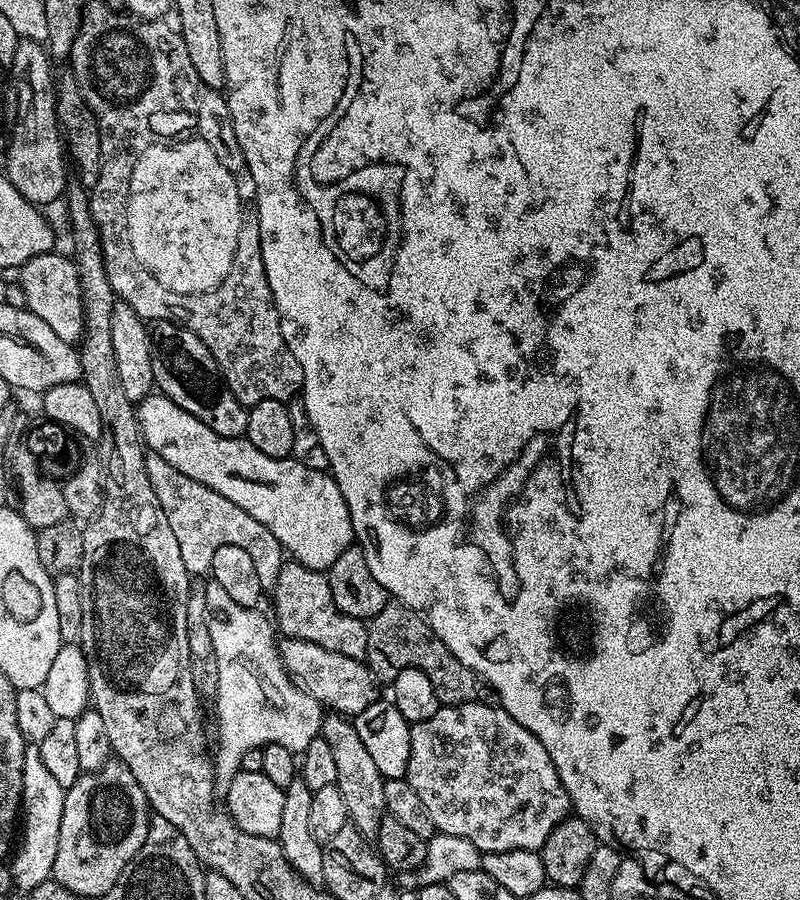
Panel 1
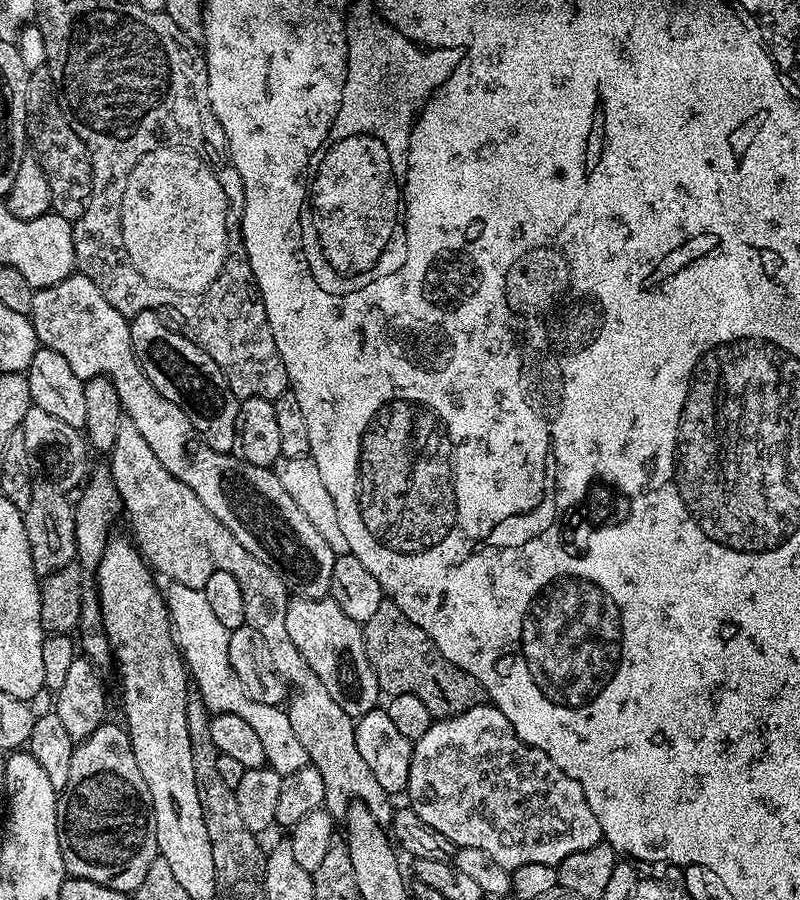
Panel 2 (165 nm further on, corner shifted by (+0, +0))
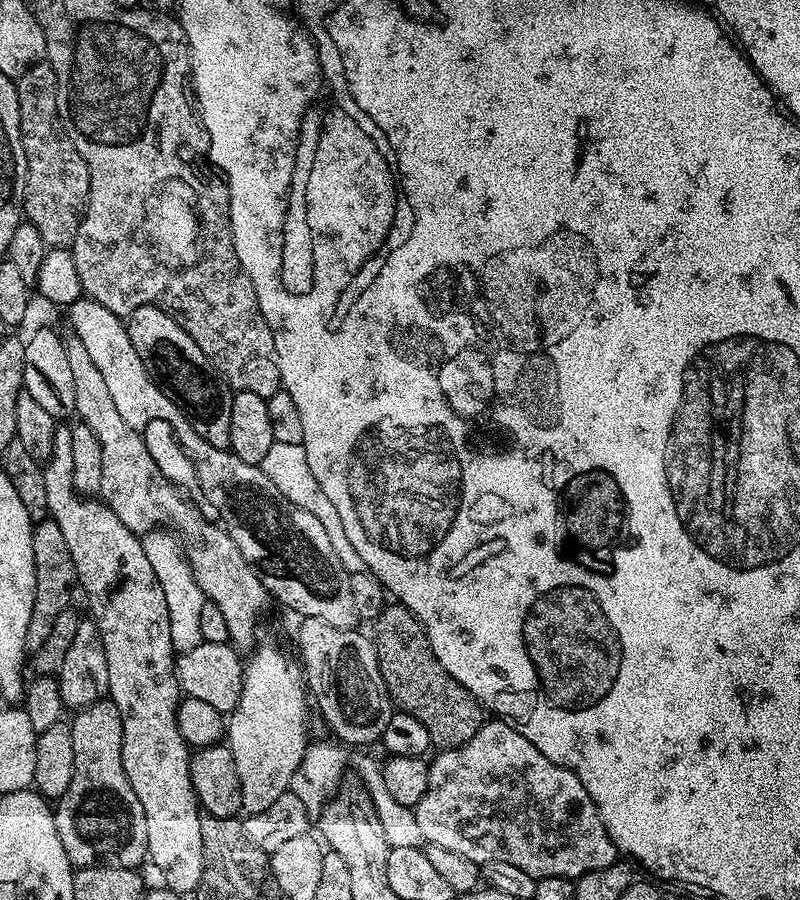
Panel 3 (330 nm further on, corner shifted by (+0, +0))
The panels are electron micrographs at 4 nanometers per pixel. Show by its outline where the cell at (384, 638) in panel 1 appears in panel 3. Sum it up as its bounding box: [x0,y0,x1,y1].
[374,602,486,750]

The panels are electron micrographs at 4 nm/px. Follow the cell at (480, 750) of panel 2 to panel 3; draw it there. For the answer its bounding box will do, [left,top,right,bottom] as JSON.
[414,719,617,878]

